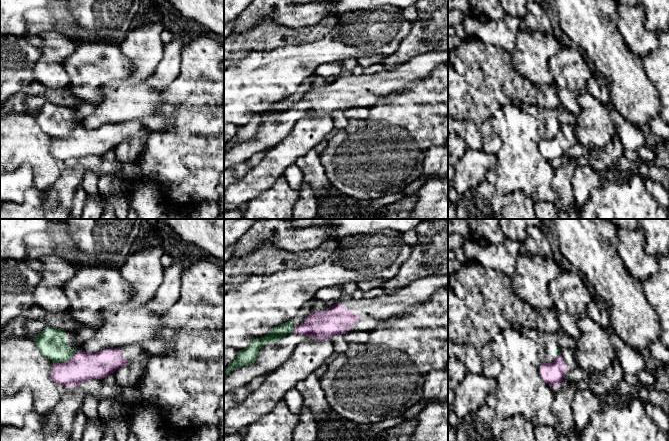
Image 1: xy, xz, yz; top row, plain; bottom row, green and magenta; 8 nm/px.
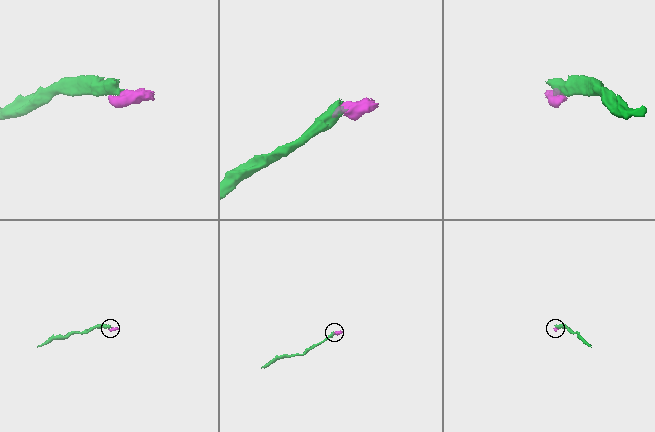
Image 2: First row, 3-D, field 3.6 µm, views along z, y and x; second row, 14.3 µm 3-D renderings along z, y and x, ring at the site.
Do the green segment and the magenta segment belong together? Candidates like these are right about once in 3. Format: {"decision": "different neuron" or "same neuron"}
{"decision": "different neuron"}

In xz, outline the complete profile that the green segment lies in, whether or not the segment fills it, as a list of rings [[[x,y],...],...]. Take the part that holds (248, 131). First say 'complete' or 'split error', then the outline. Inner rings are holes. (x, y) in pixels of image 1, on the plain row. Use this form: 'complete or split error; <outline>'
split error; [[[314,74],[312,77],[307,78],[305,82],[299,86],[294,95],[271,104],[267,111],[262,114],[252,115],[246,124],[239,126],[235,135],[224,145],[224,157],[227,150],[235,144],[254,139],[259,126],[265,120],[277,119],[289,110],[295,103],[299,102],[303,95],[313,88],[312,82],[315,77],[316,75]]]

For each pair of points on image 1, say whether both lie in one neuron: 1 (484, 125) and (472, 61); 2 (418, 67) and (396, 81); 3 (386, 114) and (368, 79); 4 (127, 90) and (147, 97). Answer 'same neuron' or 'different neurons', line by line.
1: same neuron
2: same neuron
3: different neurons
4: same neuron

